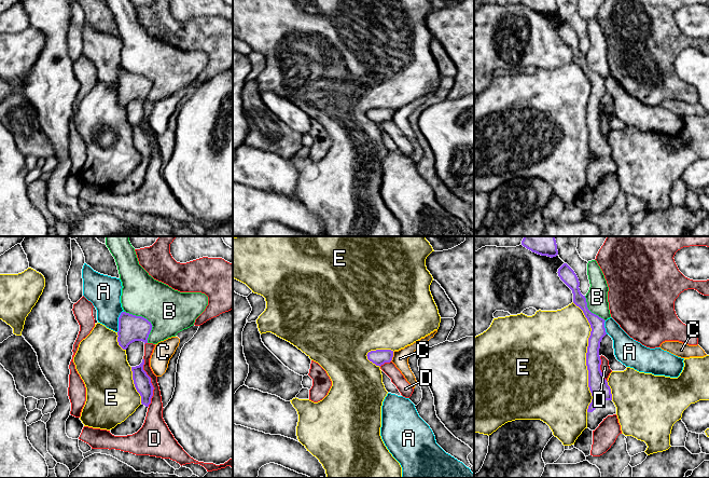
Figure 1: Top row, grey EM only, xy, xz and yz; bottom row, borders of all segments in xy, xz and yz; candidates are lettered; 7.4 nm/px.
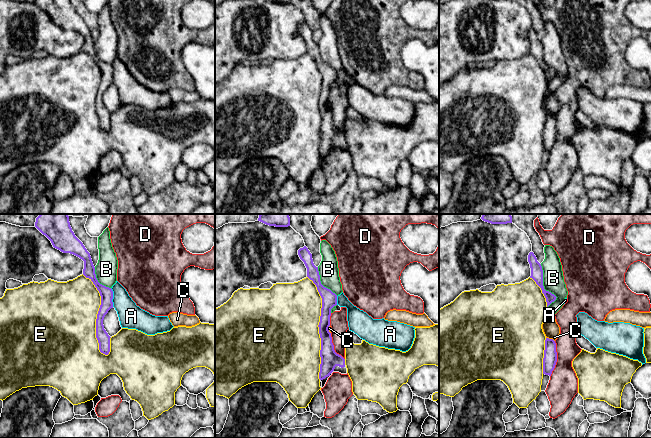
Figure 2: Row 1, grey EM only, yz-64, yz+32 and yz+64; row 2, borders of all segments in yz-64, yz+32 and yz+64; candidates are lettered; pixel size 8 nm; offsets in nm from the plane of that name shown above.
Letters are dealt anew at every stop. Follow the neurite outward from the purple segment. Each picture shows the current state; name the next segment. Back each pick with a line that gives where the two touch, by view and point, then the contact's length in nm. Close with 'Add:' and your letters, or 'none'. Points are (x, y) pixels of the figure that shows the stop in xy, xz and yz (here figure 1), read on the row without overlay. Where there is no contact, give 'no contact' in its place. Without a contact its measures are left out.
Add: none

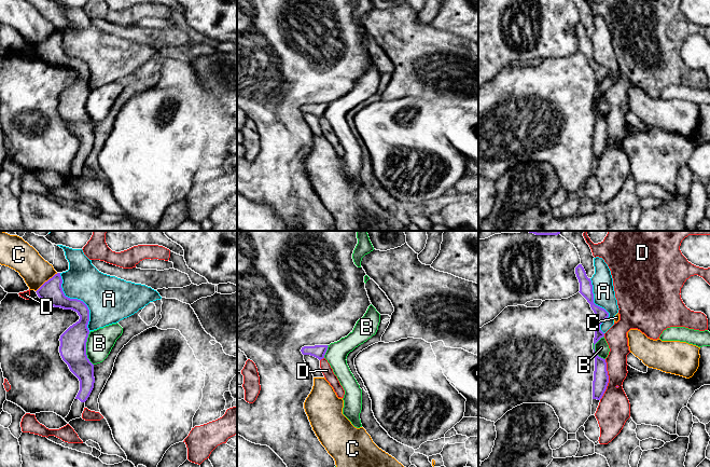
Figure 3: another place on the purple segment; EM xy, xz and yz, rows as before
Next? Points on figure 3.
Add: none

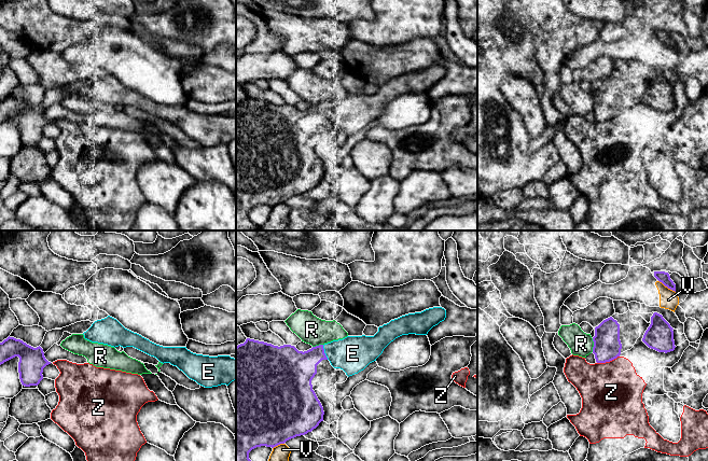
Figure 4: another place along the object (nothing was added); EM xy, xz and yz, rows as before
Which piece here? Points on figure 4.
E: meets purple in xz at (323, 111); contact 120 nm long
Add: E

